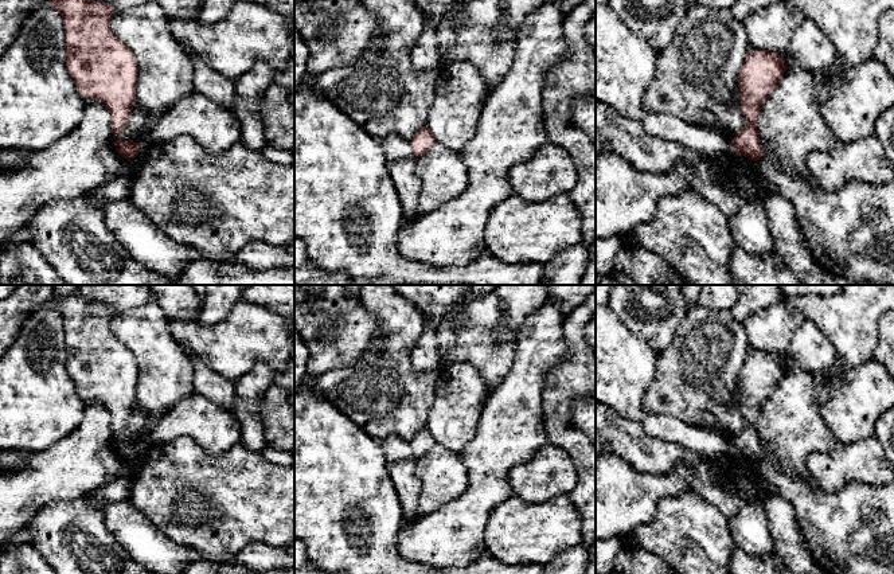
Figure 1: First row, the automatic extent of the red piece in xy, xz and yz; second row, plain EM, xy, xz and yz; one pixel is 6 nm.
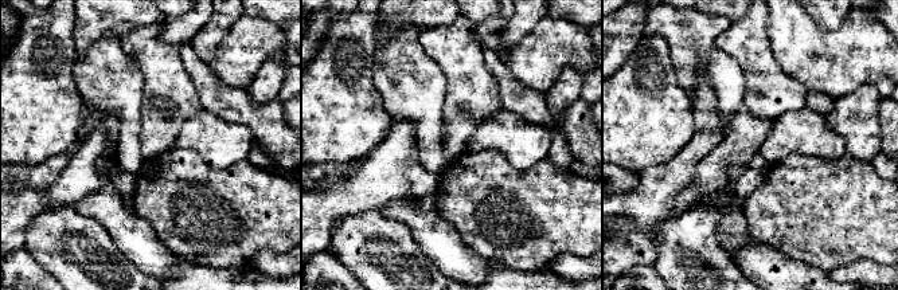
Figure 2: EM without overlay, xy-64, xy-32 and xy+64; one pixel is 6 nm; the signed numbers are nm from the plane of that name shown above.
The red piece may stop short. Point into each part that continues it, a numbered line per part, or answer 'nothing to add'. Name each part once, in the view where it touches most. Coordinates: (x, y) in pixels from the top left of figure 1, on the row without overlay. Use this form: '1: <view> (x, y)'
nothing to add

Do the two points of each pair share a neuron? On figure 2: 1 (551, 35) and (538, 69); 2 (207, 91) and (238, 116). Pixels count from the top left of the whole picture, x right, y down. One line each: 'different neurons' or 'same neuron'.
1: same neuron
2: same neuron

